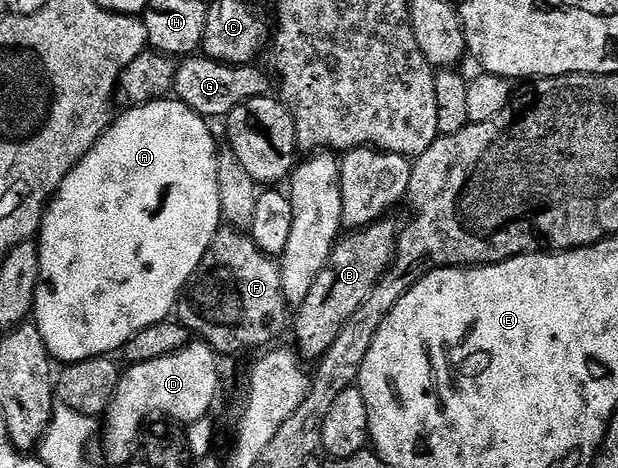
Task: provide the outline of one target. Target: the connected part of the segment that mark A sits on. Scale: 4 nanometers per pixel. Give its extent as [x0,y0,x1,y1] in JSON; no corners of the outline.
[31,100,223,364]

